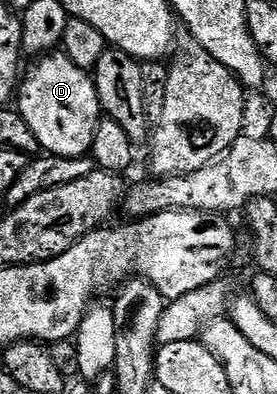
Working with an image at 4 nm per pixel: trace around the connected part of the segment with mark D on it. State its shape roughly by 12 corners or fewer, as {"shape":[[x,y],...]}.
{"shape":[[64,51],[19,85],[46,154],[84,157],[103,114],[92,76]]}

